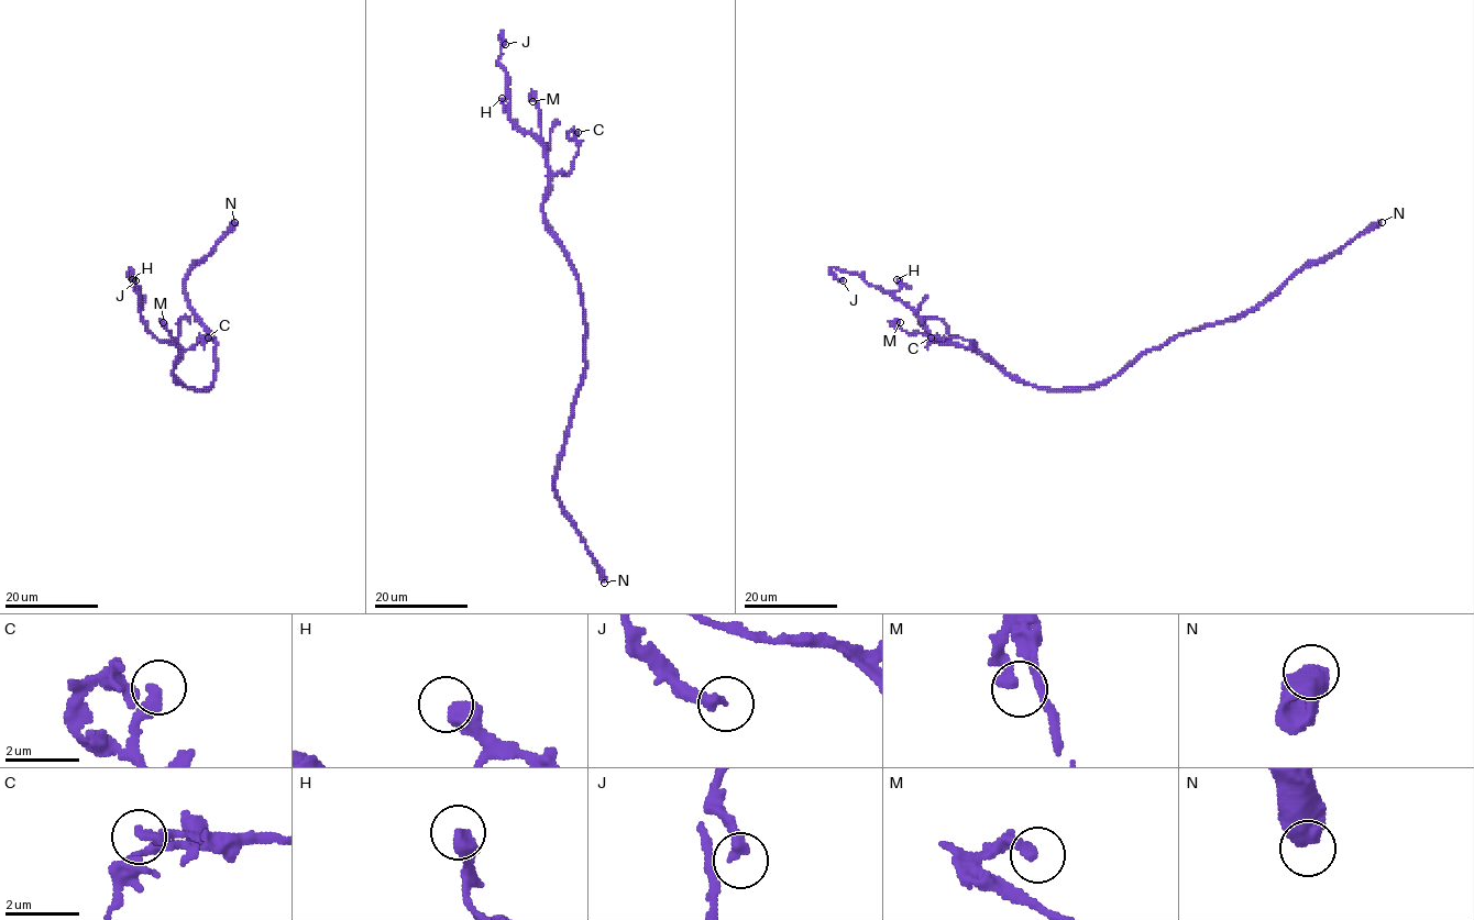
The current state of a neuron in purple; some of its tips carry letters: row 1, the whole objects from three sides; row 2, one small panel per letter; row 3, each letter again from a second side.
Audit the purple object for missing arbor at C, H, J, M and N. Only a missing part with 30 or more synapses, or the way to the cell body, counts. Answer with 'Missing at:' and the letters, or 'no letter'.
Missing at: no letter

